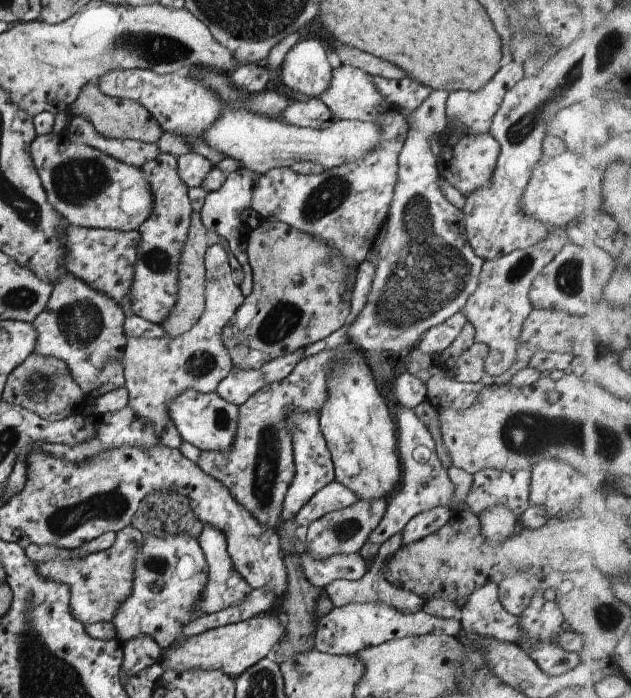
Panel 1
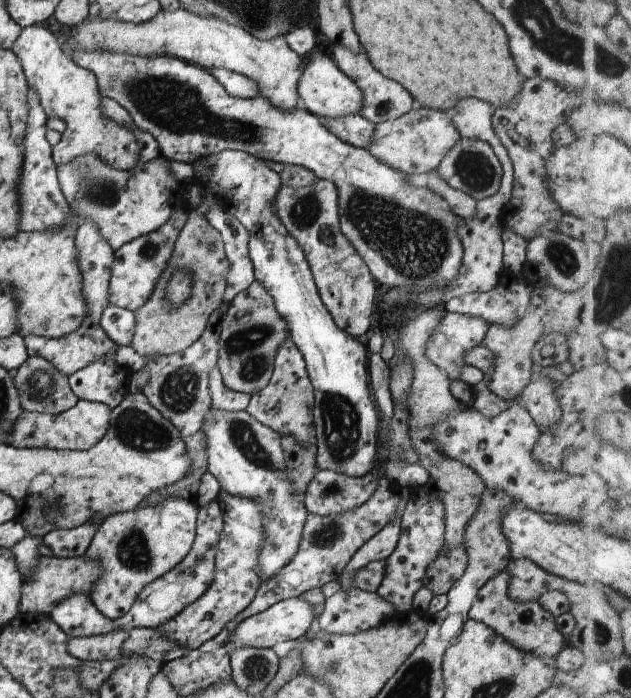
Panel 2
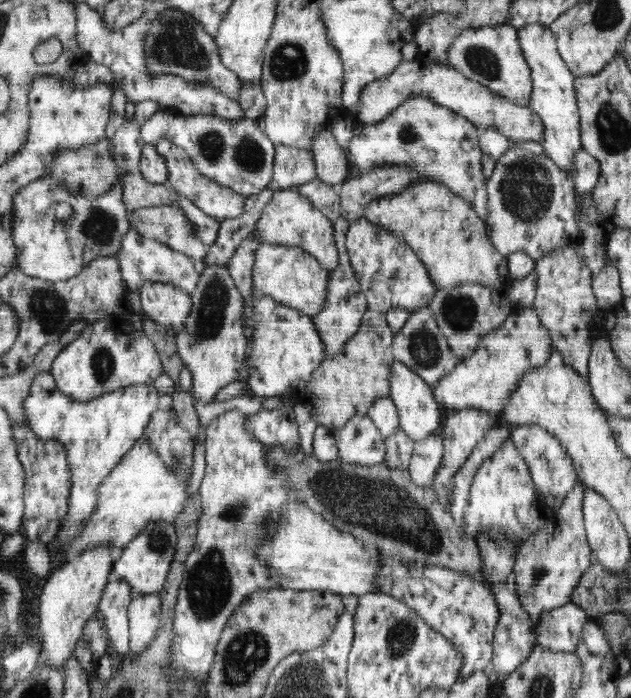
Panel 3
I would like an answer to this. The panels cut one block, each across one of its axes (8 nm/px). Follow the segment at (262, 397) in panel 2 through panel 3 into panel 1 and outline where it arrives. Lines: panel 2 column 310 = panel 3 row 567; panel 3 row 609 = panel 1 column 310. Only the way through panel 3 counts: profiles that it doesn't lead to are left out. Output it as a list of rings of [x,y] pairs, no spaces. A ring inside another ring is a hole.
[[[294,412],[286,418],[286,428],[290,430],[293,444],[293,458],[296,466],[294,480],[290,483],[290,488],[286,493],[280,522],[276,526],[276,531],[288,520],[292,520],[302,506],[306,504],[323,486],[328,486],[335,480],[335,470],[331,459],[331,452],[328,450],[327,442],[320,430],[319,415],[313,412]]]

